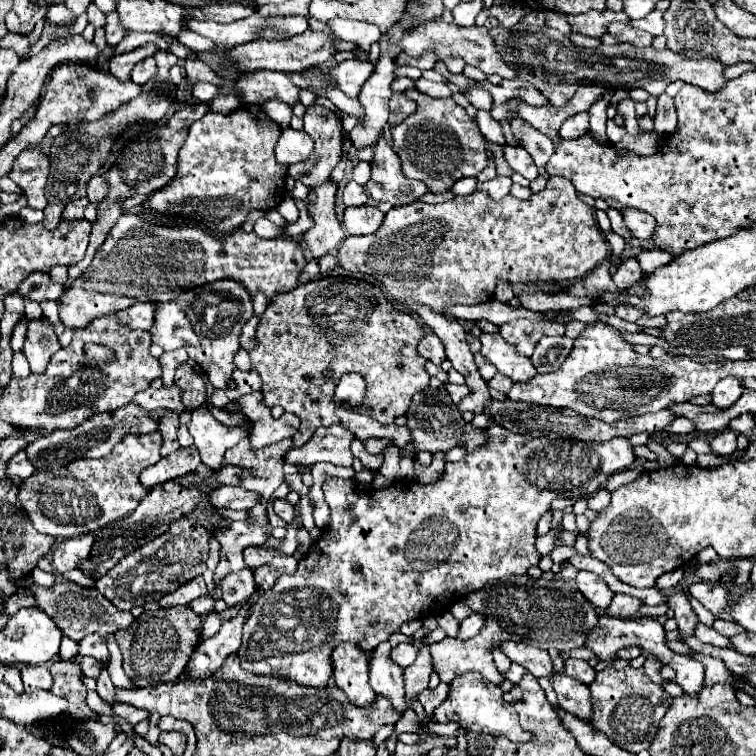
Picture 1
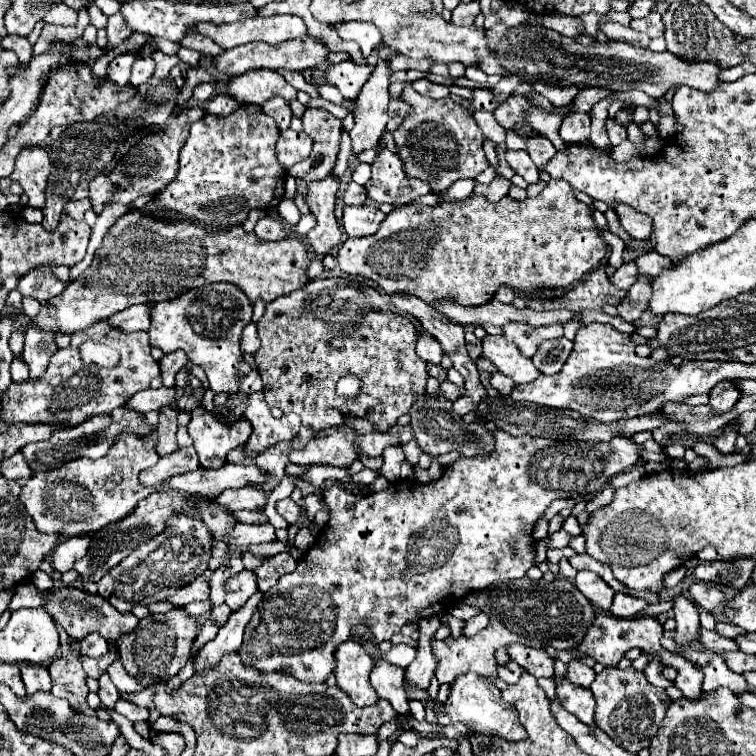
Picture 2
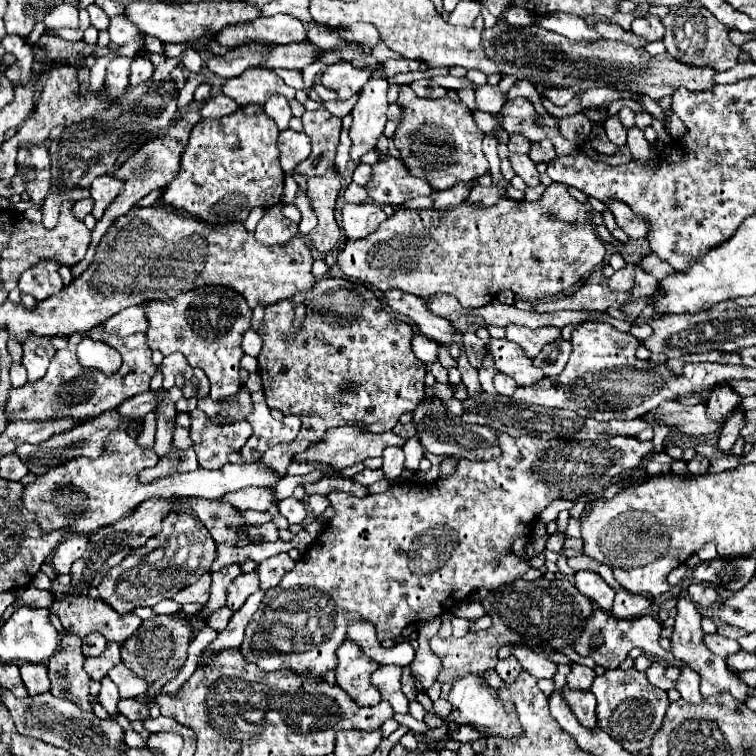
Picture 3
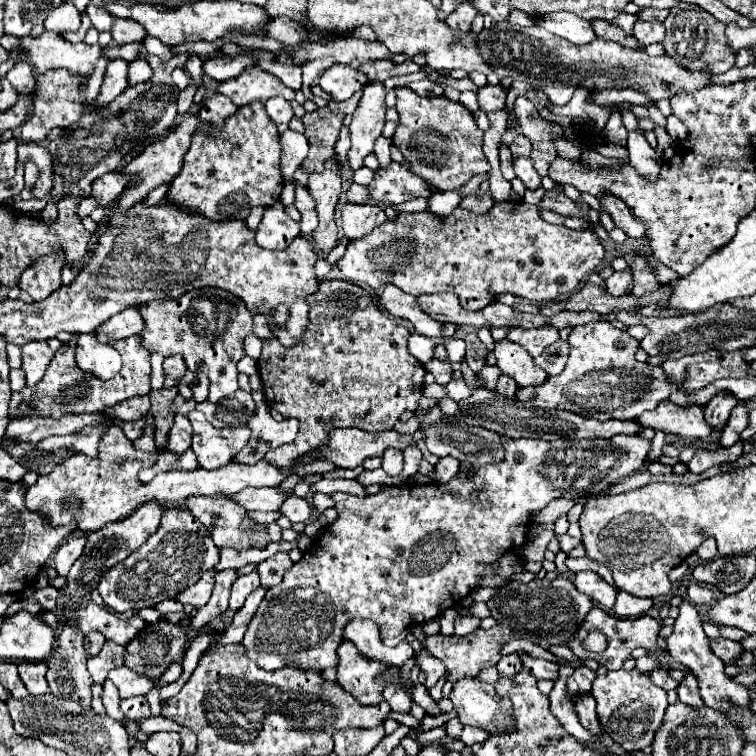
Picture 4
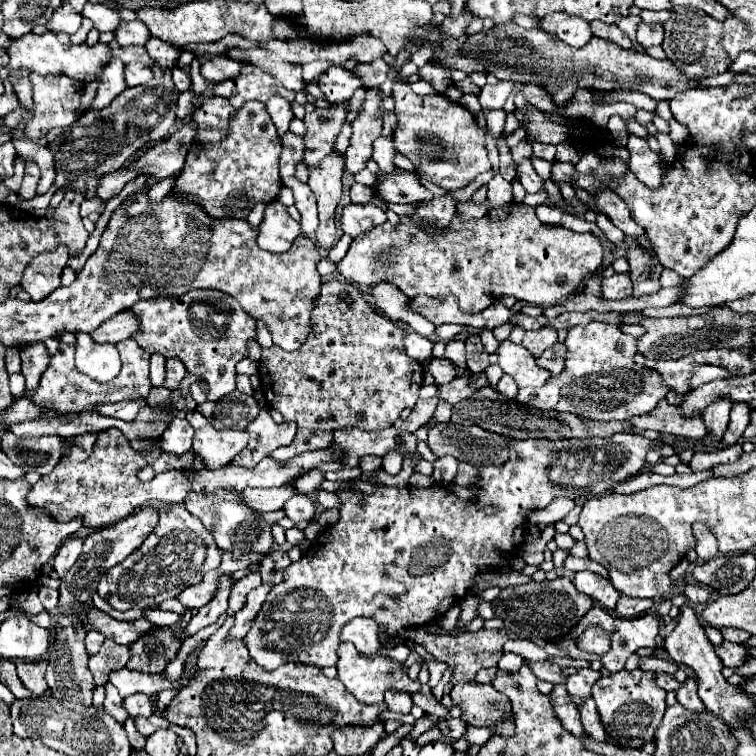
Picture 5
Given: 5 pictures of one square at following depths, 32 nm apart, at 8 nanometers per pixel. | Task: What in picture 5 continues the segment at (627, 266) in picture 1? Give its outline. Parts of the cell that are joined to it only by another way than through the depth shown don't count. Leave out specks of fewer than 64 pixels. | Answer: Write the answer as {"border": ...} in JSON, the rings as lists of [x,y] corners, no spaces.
{"border":[[[614,274],[602,280],[602,294],[604,300],[624,300],[632,296],[632,282],[628,274]]]}

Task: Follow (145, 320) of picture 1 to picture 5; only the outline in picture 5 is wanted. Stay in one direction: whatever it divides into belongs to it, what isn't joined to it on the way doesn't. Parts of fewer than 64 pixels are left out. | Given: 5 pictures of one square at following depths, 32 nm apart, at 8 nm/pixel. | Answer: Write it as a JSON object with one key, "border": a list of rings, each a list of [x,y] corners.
{"border":[[[124,310],[124,312],[116,314],[116,316],[112,316],[110,320],[106,320],[104,324],[100,324],[100,328],[90,332],[90,336],[92,336],[94,342],[106,344],[106,342],[126,340],[136,330],[138,330],[138,320],[134,318],[134,314],[130,310]]]}

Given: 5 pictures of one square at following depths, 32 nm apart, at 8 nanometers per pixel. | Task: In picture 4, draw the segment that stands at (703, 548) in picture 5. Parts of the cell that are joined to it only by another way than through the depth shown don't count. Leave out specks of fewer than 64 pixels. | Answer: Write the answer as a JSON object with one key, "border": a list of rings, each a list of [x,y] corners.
{"border":[[[704,538],[704,542],[700,544],[700,548],[696,550],[696,554],[700,556],[700,560],[712,560],[718,556],[718,550],[716,550],[716,540],[712,538]]]}

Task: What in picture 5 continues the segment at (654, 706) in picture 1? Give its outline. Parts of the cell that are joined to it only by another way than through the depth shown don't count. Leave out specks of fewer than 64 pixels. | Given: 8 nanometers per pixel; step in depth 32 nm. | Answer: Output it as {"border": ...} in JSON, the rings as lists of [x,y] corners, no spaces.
{"border":[[[620,670],[608,678],[602,676],[592,686],[592,698],[608,736],[614,742],[630,748],[642,748],[648,740],[654,738],[654,732],[660,726],[666,710],[666,692],[656,686],[654,672],[644,670]]]}

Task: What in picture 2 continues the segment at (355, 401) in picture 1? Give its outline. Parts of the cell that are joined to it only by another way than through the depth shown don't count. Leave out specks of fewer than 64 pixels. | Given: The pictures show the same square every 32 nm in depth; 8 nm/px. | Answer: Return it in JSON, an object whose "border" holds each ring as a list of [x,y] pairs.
{"border":[[[346,376],[344,384],[340,384],[340,392],[348,398],[356,398],[360,394],[360,380],[356,376]]]}

